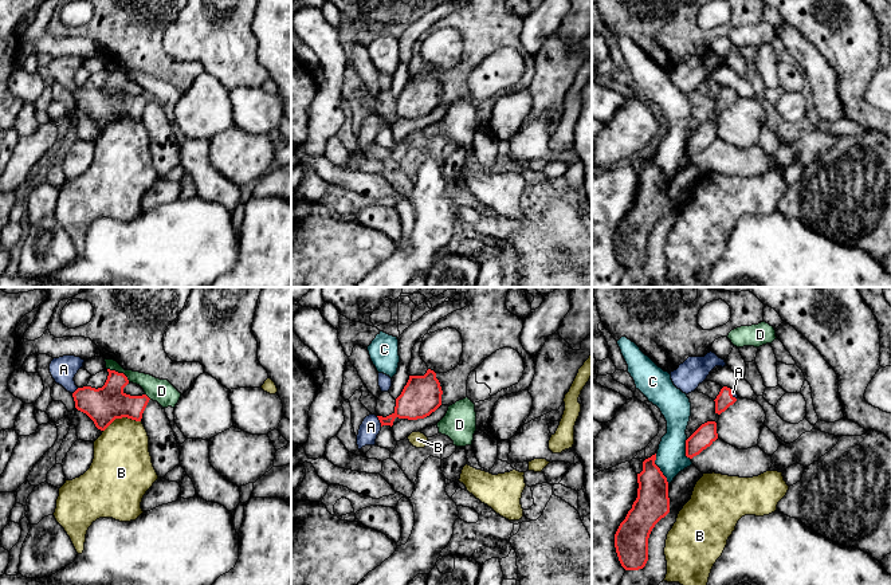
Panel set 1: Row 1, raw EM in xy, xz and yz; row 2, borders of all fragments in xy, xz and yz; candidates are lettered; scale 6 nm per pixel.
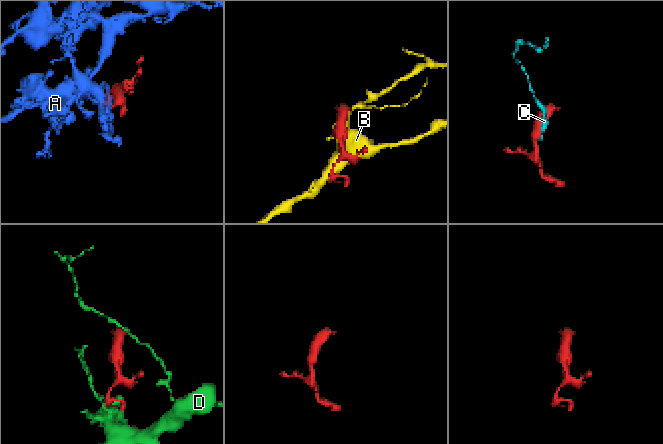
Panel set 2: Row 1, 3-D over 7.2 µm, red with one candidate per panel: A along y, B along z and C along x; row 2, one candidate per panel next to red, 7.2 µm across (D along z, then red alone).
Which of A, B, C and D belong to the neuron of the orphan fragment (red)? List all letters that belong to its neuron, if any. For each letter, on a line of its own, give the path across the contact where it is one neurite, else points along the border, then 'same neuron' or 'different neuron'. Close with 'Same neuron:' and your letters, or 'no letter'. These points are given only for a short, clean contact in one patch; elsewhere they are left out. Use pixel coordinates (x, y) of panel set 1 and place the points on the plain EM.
A: runs through xz (416, 101), (388, 120), (380, 121), (371, 126); same neuron
B: different neuron
C: different neuron
D: different neuron
Same neuron: A

